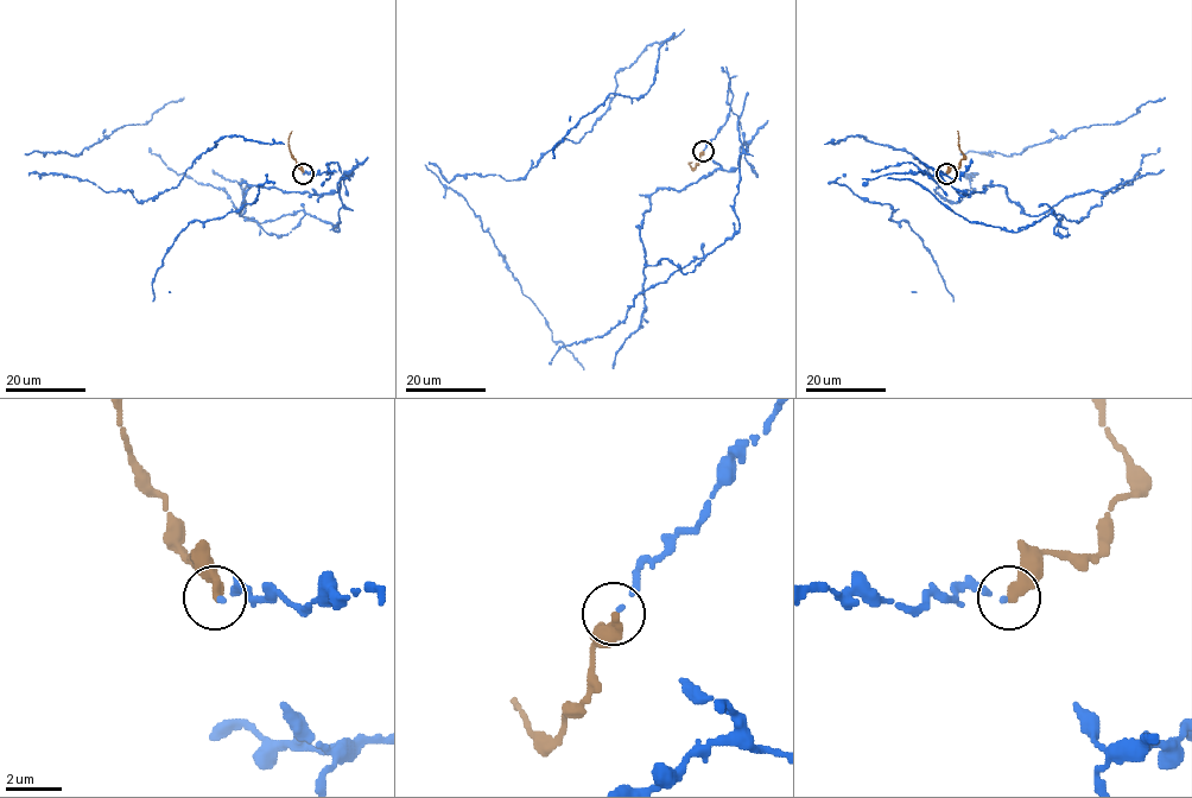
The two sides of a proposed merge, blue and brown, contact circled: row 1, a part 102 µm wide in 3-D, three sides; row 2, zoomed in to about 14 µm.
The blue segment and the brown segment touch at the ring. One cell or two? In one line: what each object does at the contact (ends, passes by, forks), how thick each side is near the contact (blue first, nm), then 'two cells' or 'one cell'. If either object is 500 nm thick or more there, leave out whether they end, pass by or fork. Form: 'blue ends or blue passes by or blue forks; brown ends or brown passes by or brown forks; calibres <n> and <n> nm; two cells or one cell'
blue ends; brown ends; calibres 150 and 400 nm; one cell

